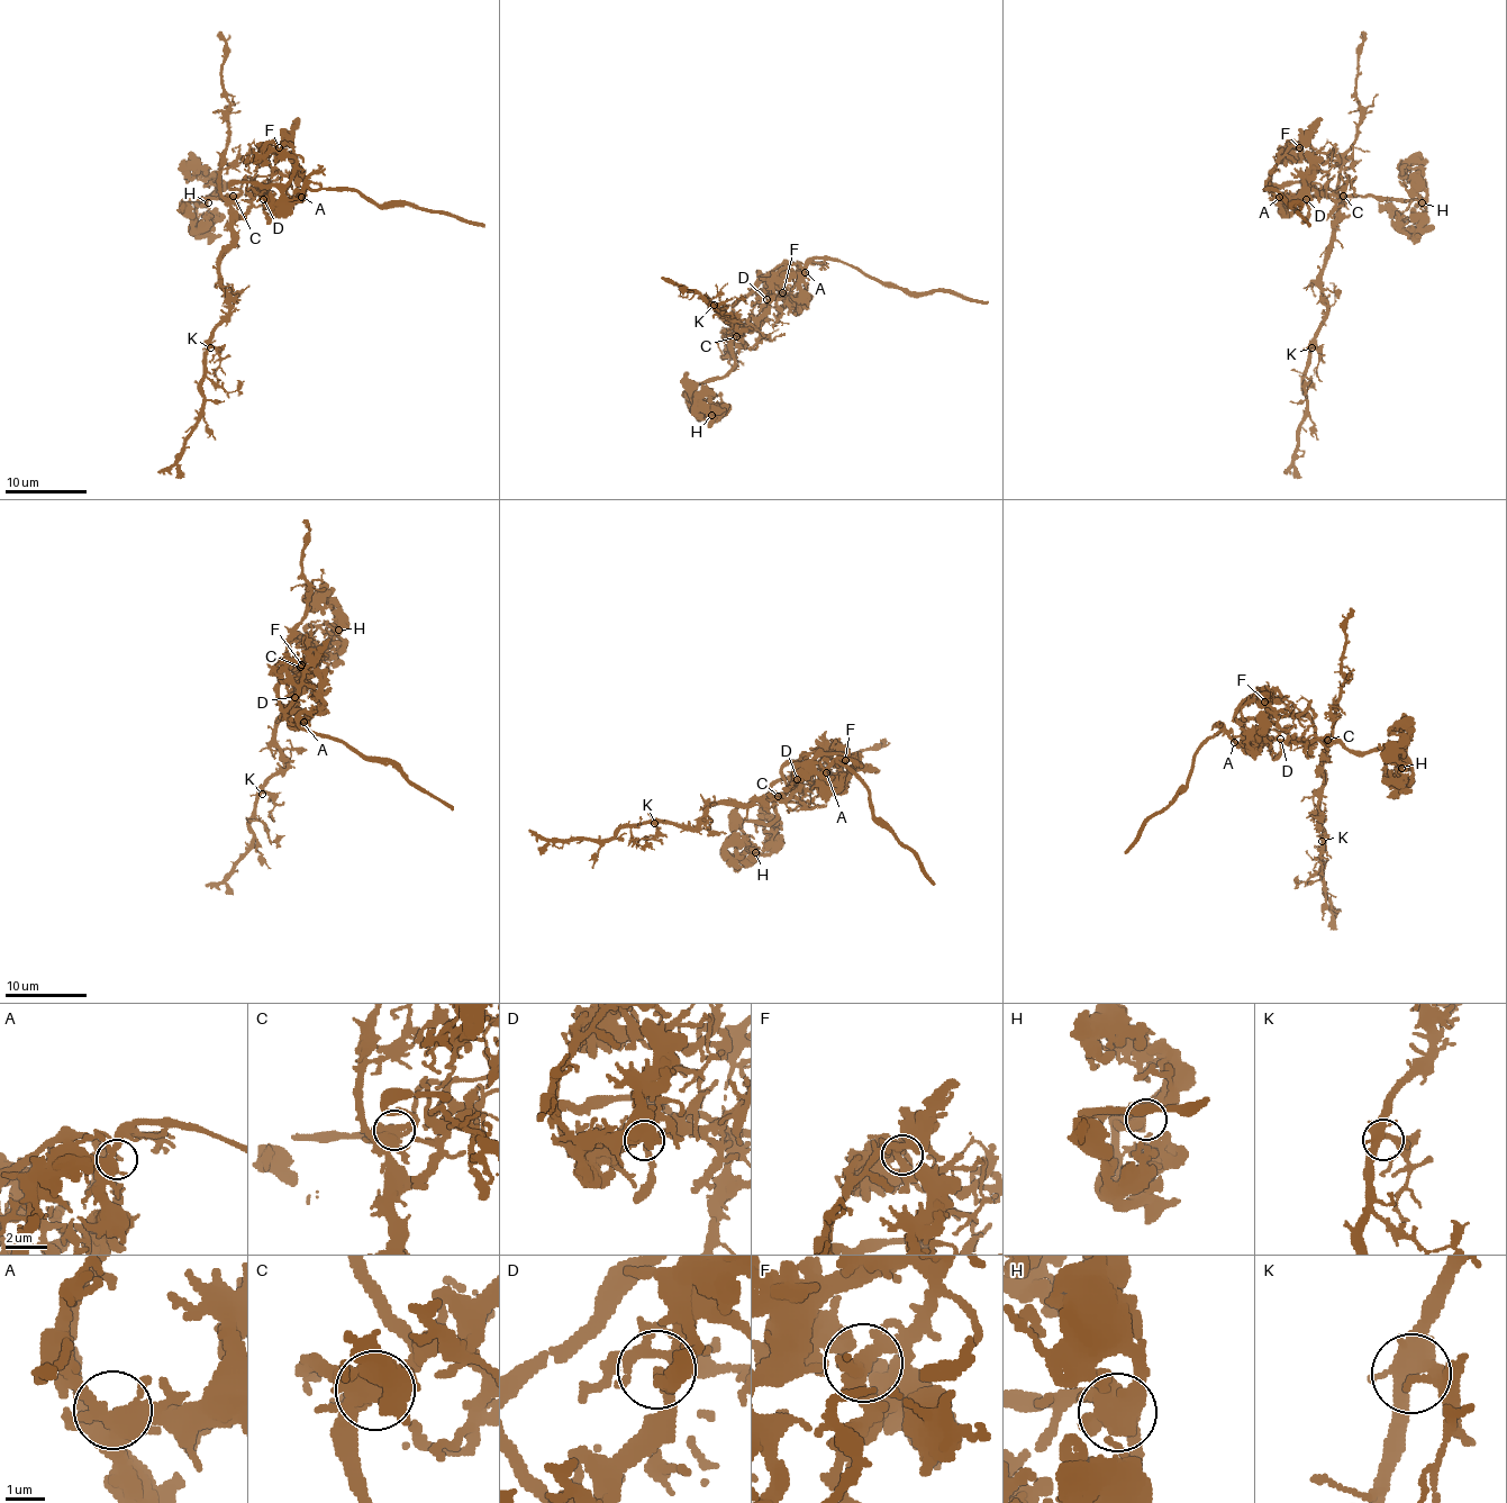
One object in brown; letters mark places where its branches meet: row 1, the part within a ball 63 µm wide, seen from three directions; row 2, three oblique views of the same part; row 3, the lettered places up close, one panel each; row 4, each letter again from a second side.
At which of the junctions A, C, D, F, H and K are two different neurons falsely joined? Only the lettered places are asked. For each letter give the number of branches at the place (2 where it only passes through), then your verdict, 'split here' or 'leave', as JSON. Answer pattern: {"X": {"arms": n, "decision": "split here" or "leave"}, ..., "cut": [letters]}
{"A": {"arms": 5, "decision": "leave"}, "C": {"arms": 5, "decision": "split here"}, "D": {"arms": 5, "decision": "leave"}, "F": {"arms": 4, "decision": "leave"}, "H": {"arms": 4, "decision": "leave"}, "K": {"arms": 4, "decision": "leave"}, "cut": ["C"]}

